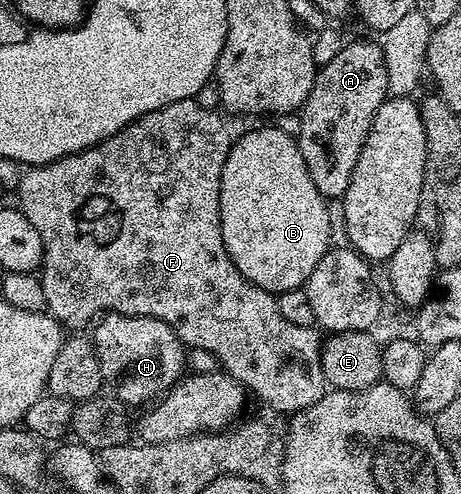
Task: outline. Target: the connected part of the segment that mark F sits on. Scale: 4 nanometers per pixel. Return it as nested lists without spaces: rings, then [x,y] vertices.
[[[198,99],[178,100],[164,108],[153,110],[144,116],[138,116],[129,126],[125,126],[117,134],[105,138],[101,143],[86,148],[84,152],[74,152],[52,164],[36,164],[28,167],[20,175],[17,195],[19,211],[33,222],[37,234],[41,234],[43,243],[43,267],[41,279],[43,281],[46,311],[50,316],[59,321],[67,330],[83,330],[87,323],[90,325],[96,318],[108,312],[120,312],[126,316],[148,316],[165,322],[175,331],[184,345],[209,350],[218,358],[222,371],[229,373],[238,384],[248,389],[252,397],[255,396],[267,408],[275,412],[294,414],[313,406],[328,391],[329,385],[323,367],[321,354],[323,345],[321,336],[315,328],[293,326],[286,318],[281,318],[281,310],[277,310],[275,296],[258,288],[249,282],[233,266],[229,254],[223,245],[221,234],[221,170],[225,170],[225,158],[229,154],[233,143],[233,136],[227,133],[227,124],[211,108],[198,104]]]

